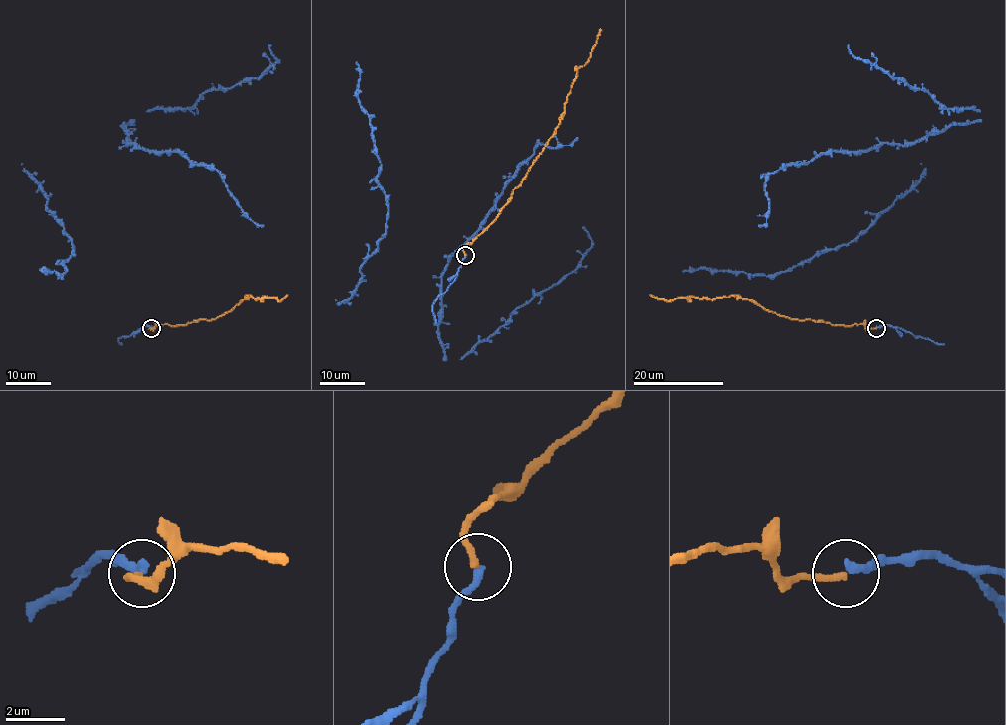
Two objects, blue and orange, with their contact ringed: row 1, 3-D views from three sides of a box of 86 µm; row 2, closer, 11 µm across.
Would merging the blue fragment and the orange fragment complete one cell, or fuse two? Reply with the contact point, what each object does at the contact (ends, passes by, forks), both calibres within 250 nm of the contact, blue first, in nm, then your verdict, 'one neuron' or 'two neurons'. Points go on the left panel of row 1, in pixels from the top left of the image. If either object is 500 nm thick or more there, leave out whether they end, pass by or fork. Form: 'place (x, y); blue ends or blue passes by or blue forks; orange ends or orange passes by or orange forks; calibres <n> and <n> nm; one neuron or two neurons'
place (151, 328); blue ends; orange ends; calibres 280 and 200 nm; one neuron

